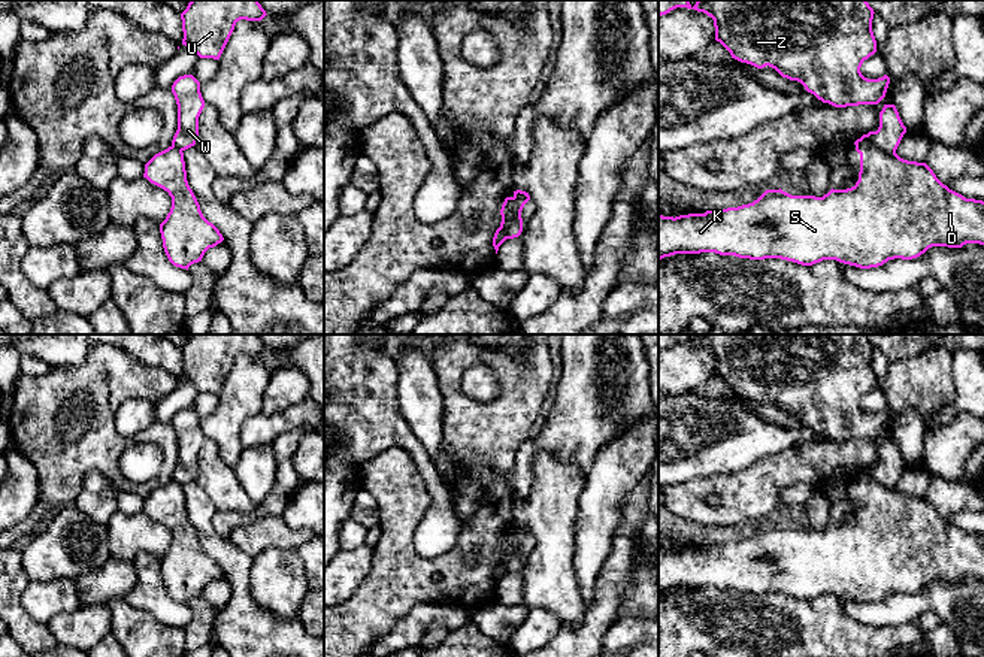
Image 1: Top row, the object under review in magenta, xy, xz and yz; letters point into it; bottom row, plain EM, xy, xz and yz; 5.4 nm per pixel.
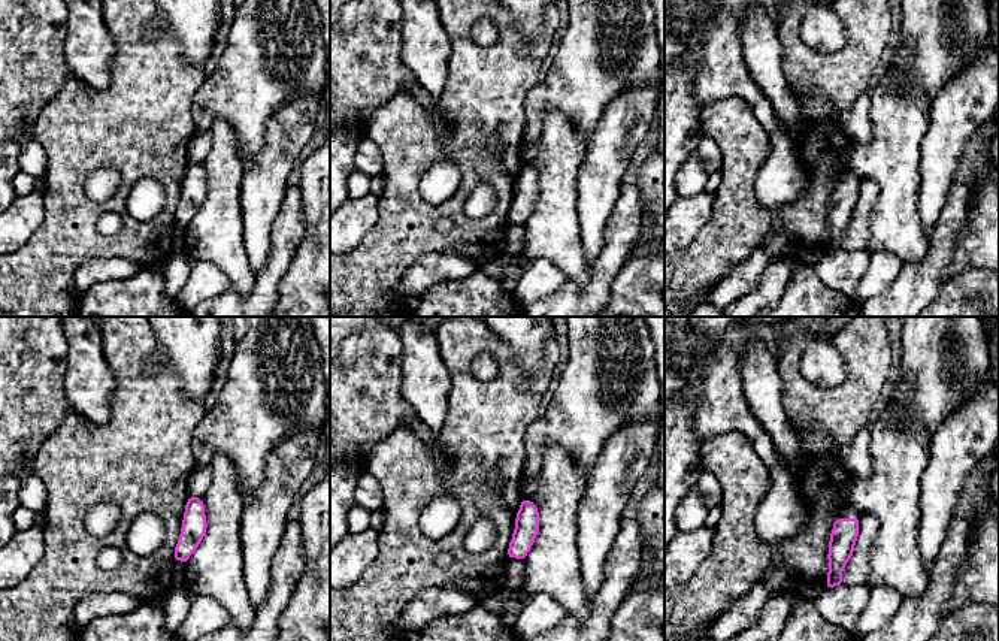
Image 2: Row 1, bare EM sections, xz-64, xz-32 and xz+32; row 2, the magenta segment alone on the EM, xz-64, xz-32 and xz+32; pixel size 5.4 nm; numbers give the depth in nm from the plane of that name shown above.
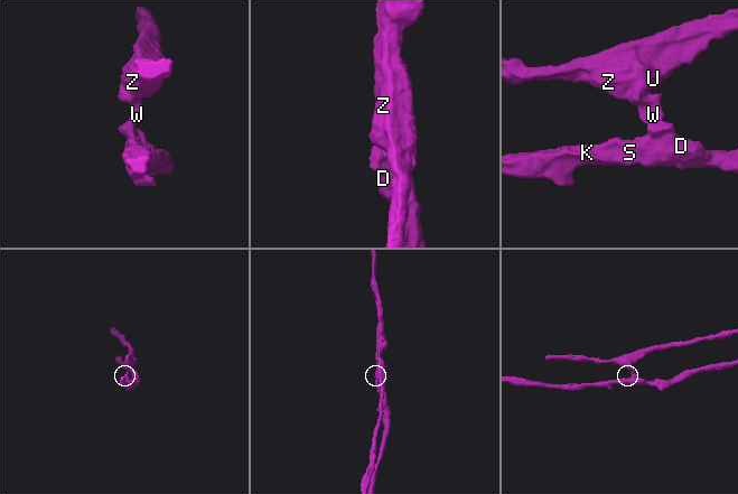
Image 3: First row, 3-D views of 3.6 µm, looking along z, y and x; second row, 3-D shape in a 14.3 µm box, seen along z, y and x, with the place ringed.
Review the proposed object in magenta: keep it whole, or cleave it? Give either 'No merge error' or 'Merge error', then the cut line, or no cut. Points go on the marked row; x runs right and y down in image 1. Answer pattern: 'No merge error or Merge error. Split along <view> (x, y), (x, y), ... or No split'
Merge error. Split along xz (514, 197), (514, 217), (508, 226), (506, 238)

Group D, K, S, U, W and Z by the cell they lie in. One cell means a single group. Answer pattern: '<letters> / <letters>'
D K S / U W Z

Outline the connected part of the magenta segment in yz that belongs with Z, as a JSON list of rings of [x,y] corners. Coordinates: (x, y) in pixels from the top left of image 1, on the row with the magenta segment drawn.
[[[658,0],[658,16],[666,15],[676,7],[694,9],[711,16],[715,27],[715,40],[730,52],[732,58],[751,64],[757,69],[769,66],[782,78],[800,82],[808,93],[814,94],[823,103],[829,103],[835,108],[847,108],[859,105],[878,105],[885,97],[890,78],[884,75],[878,79],[868,79],[860,72],[863,61],[876,52],[876,40],[872,31],[872,19],[875,12],[866,0],[697,0],[694,6],[691,6],[688,0]]]

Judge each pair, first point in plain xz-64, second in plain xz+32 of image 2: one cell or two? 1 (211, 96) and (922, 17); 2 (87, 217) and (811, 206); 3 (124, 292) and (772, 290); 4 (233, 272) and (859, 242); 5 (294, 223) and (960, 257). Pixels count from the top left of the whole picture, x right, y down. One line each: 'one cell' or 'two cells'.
1: one cell
2: one cell
3: two cells
4: two cells
5: two cells

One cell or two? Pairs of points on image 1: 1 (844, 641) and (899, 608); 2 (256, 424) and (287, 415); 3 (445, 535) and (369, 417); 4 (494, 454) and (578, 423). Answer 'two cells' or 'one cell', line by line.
1: two cells
2: one cell
3: one cell
4: two cells

